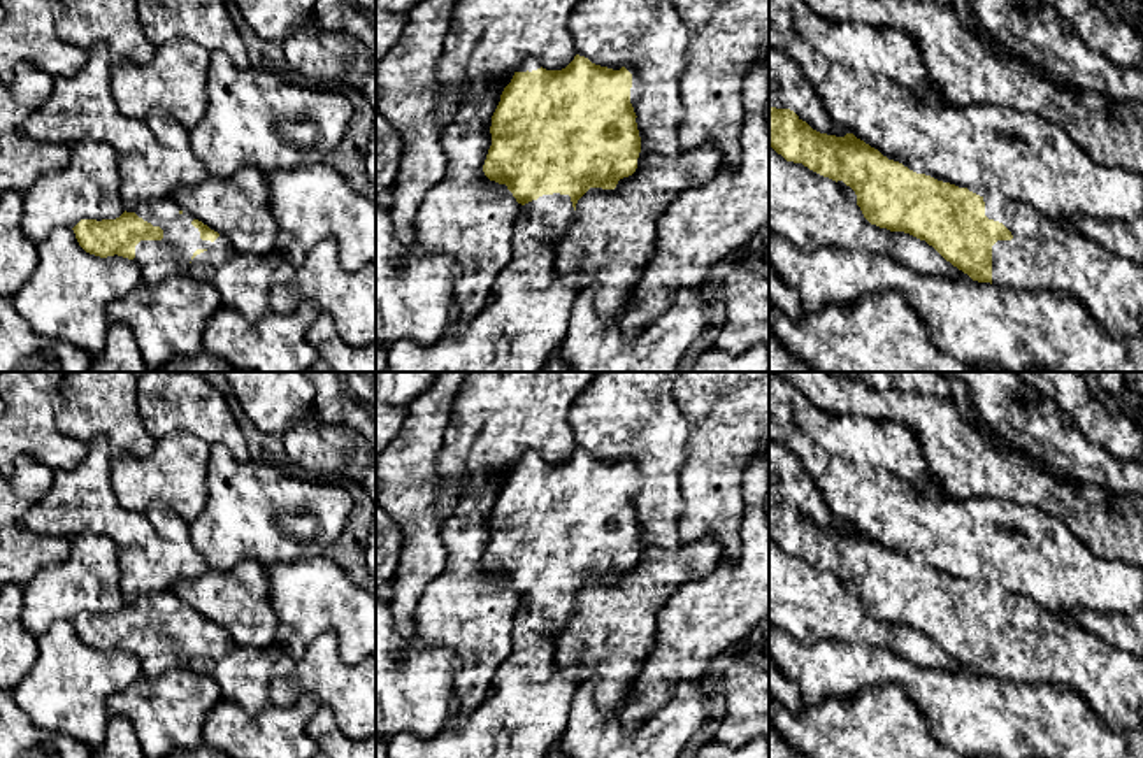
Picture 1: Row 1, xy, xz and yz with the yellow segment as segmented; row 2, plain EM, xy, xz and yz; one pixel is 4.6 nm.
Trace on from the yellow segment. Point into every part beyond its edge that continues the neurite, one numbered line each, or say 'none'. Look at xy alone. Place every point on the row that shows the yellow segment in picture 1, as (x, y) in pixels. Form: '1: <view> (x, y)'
1: xy (158, 260)

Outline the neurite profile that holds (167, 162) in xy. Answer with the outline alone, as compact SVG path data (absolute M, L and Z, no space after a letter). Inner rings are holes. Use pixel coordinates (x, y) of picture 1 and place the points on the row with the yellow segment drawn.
M153 107L144 121L149 144L137 153L118 154L119 195L126 212L170 198L177 188L209 177L191 151L190 130L170 112Z

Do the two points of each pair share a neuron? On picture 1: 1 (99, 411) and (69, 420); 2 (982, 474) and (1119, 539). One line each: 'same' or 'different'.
1: same
2: same

